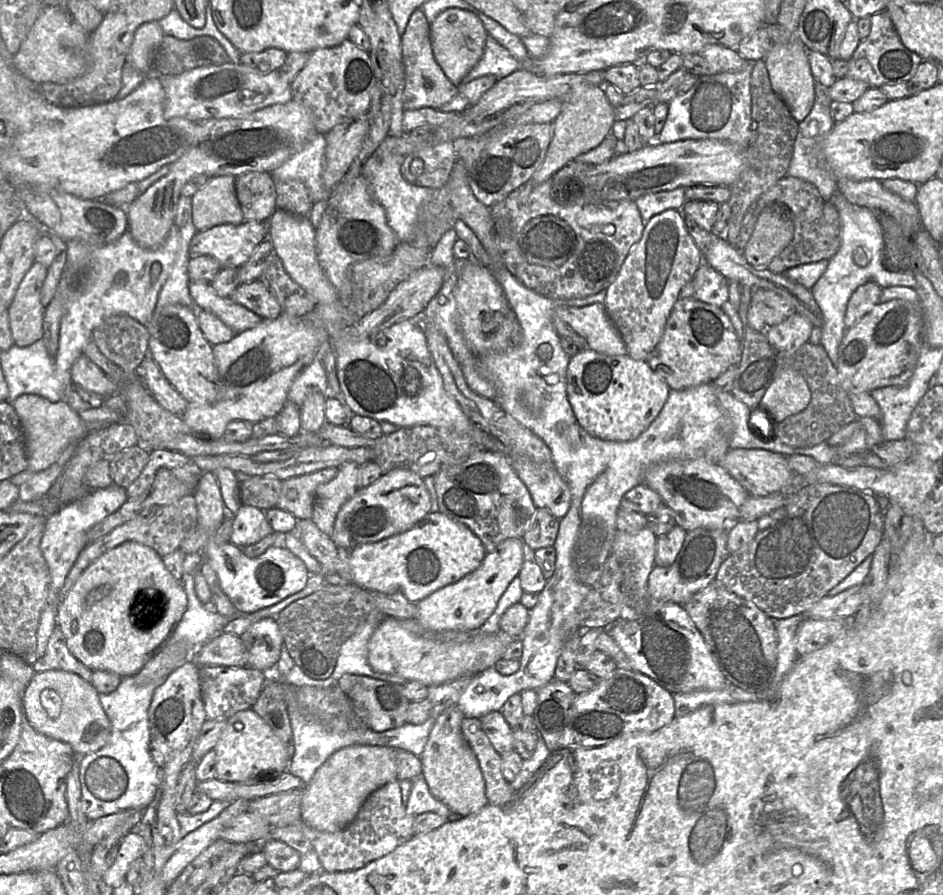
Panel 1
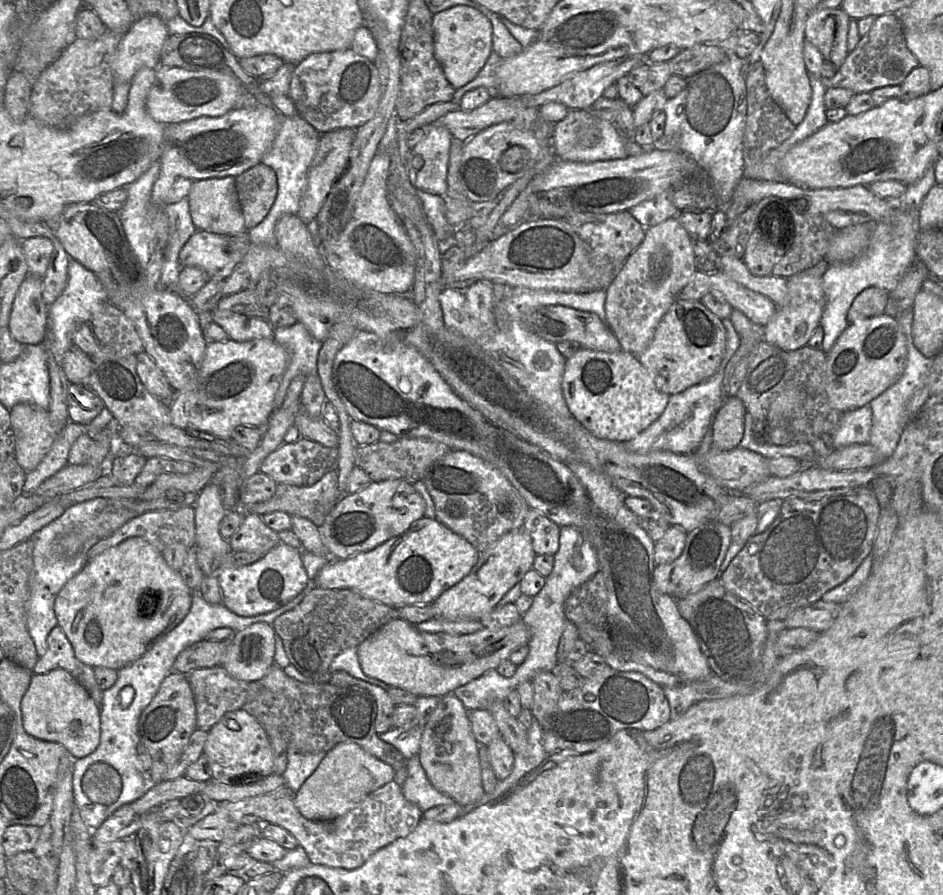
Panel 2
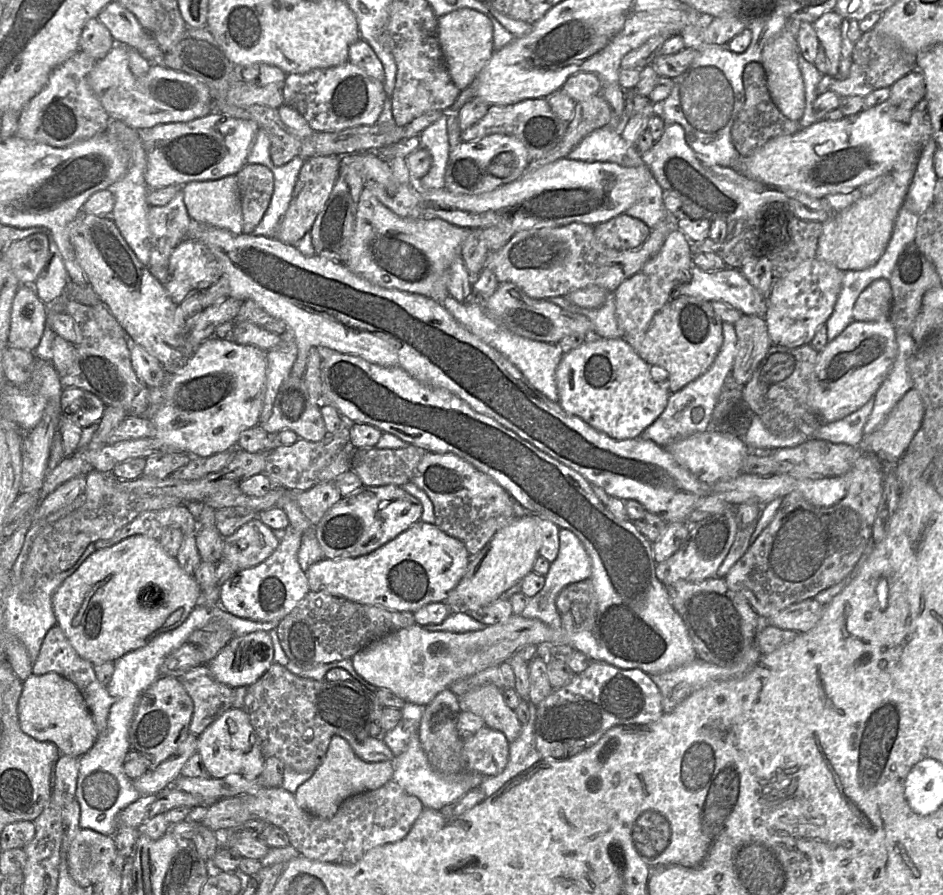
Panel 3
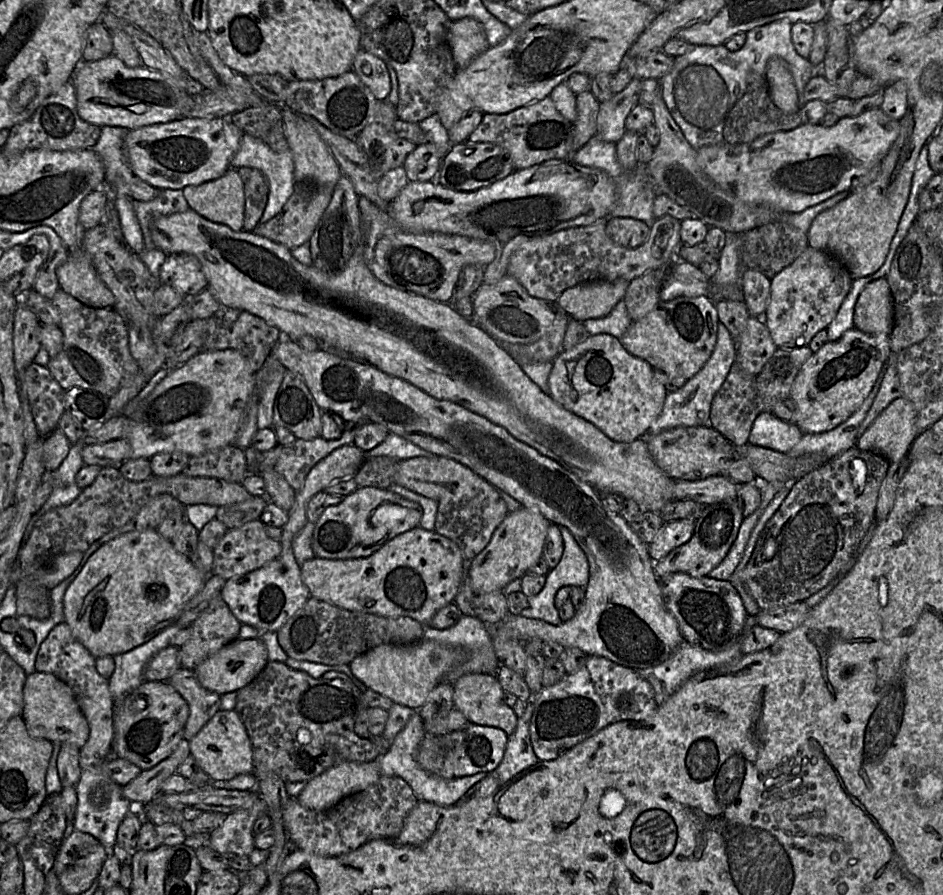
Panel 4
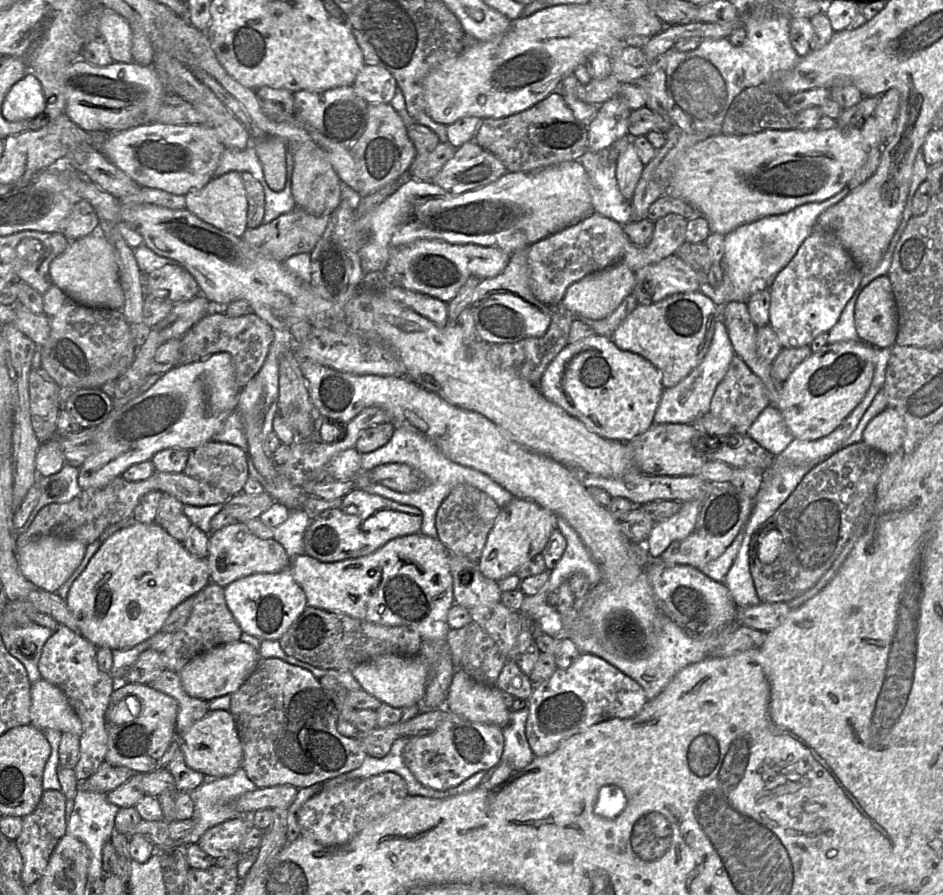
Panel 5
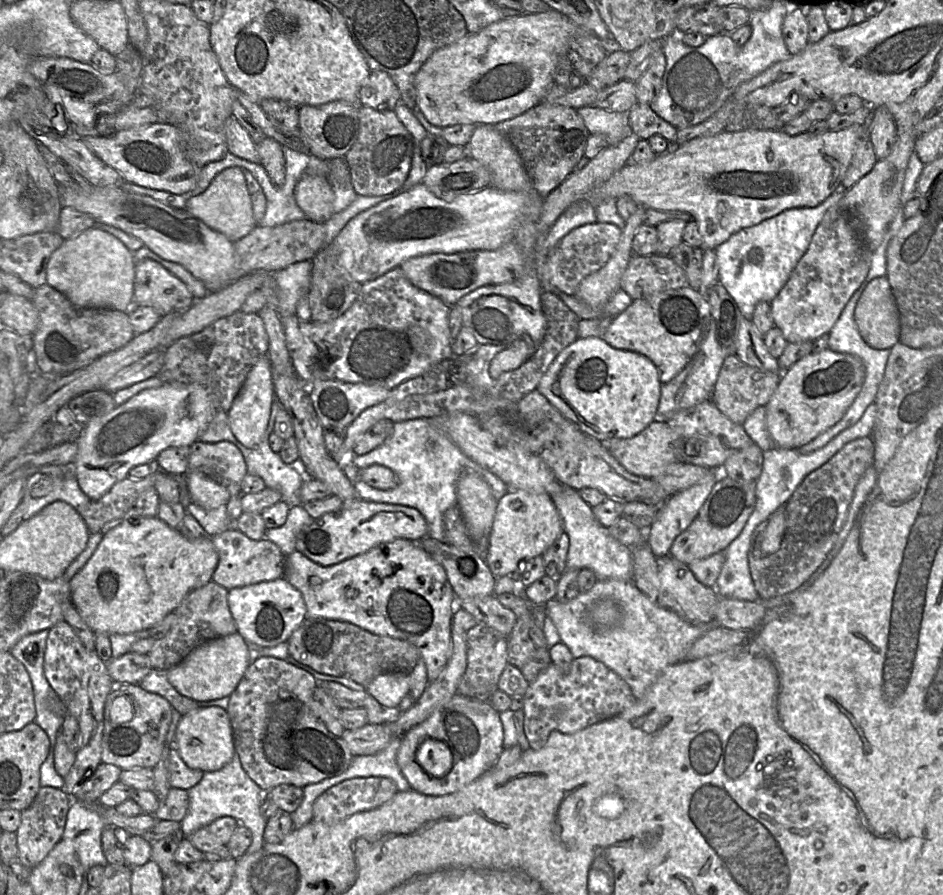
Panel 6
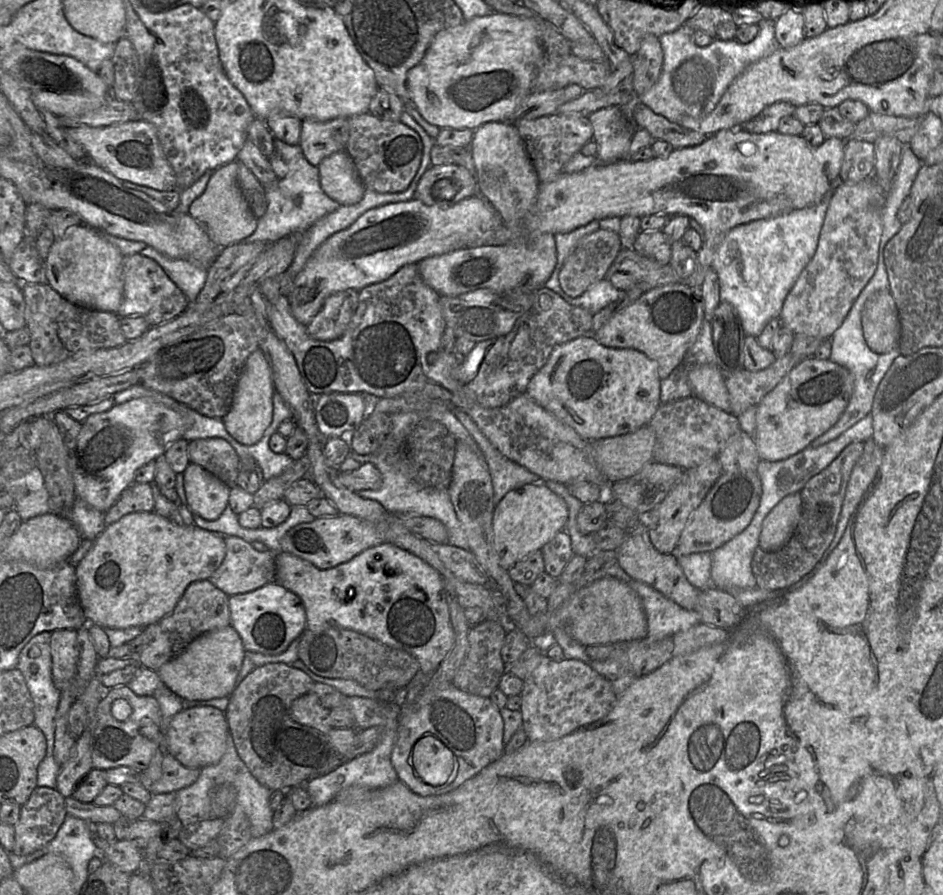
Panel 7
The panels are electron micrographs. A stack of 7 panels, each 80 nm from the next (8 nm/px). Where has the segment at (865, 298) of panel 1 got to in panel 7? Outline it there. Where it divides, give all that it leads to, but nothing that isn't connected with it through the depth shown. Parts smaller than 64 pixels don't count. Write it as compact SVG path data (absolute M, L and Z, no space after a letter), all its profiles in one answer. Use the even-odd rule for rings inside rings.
M890 289L873 293L861 312L861 325L867 346L875 353L886 353L899 346L901 325Z

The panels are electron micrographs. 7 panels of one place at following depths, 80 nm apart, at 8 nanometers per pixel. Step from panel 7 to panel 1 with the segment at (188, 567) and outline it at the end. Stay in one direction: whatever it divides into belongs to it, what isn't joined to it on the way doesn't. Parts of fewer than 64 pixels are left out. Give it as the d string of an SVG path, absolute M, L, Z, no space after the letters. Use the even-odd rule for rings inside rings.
M127 541L104 553L82 573L58 607L57 625L67 638L70 652L85 666L93 671L104 670L121 677L131 676L166 645L187 605L181 581L169 572L162 557L149 546Z

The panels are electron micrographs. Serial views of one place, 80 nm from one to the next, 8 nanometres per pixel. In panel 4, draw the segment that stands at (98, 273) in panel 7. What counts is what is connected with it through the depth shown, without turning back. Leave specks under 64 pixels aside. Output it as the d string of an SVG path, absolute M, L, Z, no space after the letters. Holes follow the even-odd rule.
M82 248L68 256L66 262L56 269L56 276L60 288L81 303L93 308L113 309L113 293L100 279Z

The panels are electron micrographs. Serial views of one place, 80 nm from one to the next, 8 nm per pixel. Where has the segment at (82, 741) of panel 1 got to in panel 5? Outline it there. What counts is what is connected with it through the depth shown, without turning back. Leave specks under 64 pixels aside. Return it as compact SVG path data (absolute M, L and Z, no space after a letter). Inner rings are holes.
M40 678L31 684L31 725L38 729L56 729L81 736L81 720L63 690Z

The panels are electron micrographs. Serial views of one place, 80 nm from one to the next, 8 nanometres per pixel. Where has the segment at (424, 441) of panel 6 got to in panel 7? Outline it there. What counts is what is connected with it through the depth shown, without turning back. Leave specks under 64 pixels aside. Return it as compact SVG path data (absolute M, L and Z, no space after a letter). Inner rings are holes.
M418 410L410 412L399 412L390 414L390 416L392 419L391 431L381 446L375 452L367 455L358 454L351 449L350 452L352 458L347 456L339 465L339 471L351 472L359 469L361 464L372 463L377 467L382 475L382 485L378 489L362 489L357 491L359 496L377 501L389 513L392 514L410 514L437 519L441 521L447 529L448 544L469 550L467 537L465 535L462 524L456 517L457 515L451 502L448 488L437 489L420 486L408 476L406 476L398 468L398 461L399 448L404 442L405 437L410 433L410 431L417 425L419 421L425 418L436 420L444 424L447 429L455 436L457 442L463 441L473 449L477 450L476 443L467 431L466 427L453 413L453 410L449 410L449 413L437 410Z

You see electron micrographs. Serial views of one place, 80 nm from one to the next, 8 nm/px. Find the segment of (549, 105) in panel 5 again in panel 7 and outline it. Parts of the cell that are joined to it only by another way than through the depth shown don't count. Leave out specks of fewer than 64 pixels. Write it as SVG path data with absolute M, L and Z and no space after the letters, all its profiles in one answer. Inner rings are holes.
M551 114L536 119L520 118L513 122L524 141L526 151L536 170L540 184L549 183L563 173L563 167L570 158L581 150L584 144L593 139L593 128L587 116L567 116Z

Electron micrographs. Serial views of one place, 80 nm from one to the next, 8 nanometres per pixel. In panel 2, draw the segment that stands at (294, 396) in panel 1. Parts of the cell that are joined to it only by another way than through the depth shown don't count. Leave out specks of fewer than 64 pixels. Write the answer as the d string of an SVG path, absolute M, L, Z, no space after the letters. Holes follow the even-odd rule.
M300 322L274 329L274 339L288 353L288 364L275 397L275 409L283 404L291 381L298 375L318 373L317 362L323 342L315 339Z

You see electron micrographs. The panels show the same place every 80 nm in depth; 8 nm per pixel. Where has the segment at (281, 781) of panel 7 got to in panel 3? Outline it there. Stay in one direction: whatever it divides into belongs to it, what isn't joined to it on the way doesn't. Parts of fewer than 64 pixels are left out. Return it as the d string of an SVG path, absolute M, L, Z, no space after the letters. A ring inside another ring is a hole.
M273 662L255 683L248 686L244 710L260 739L263 756L266 759L276 757L296 772L314 772L324 760L334 736L345 739L354 753L366 762L392 762L396 757L382 740L370 735L370 726L377 720L378 702L374 694L359 683L304 678Z

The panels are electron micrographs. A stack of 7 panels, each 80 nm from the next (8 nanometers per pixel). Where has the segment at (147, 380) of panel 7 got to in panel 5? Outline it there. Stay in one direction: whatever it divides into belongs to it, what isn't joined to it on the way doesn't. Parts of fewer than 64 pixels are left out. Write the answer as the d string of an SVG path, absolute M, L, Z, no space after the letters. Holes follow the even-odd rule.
M222 312L208 314L181 338L180 365L198 362L217 353L229 353L234 361L236 381L243 388L262 368L274 337L274 330L253 313L240 317L230 317Z

